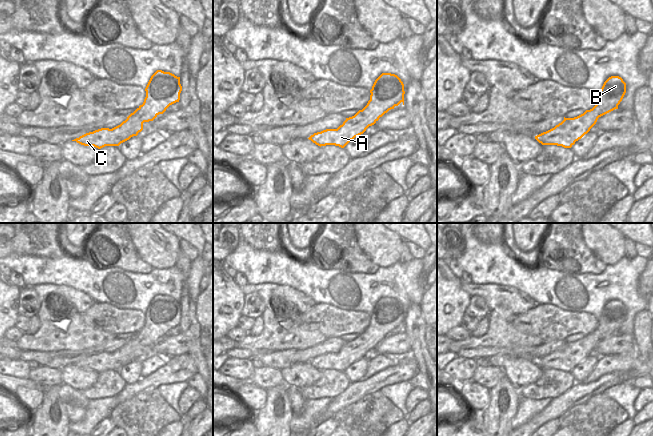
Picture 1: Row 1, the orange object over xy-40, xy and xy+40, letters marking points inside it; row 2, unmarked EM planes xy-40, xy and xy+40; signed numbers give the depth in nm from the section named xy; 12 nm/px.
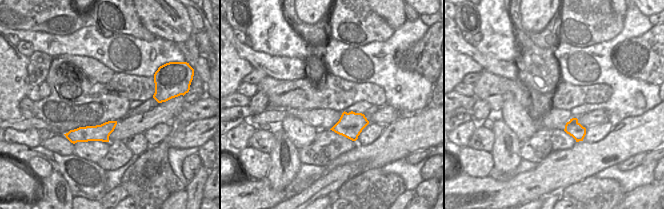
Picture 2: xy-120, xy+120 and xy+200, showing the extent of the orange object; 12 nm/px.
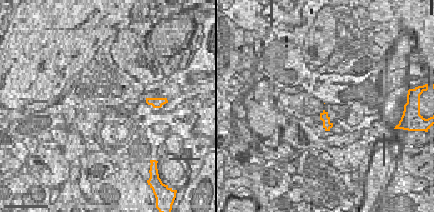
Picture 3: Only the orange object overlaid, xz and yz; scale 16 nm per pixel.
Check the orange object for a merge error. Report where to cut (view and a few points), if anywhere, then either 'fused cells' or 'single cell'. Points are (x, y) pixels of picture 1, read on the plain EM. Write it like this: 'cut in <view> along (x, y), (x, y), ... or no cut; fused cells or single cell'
no cut; single cell

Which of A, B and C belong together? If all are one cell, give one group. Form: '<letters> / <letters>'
A B C

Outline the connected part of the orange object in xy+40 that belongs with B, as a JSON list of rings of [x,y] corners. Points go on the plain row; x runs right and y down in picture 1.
[[[619,300],[609,301],[603,308],[596,329],[574,342],[565,342],[554,352],[543,356],[535,363],[542,369],[557,369],[571,372],[576,365],[587,358],[599,341],[618,333],[626,317],[626,307]]]

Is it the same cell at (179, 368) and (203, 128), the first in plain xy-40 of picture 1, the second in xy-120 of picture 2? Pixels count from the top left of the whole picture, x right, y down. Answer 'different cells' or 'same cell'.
same cell

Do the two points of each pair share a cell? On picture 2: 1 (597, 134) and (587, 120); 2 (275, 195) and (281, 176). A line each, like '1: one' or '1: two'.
1: two
2: two

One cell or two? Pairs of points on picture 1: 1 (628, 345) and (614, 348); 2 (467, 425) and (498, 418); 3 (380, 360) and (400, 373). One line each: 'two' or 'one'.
1: one
2: two
3: two

